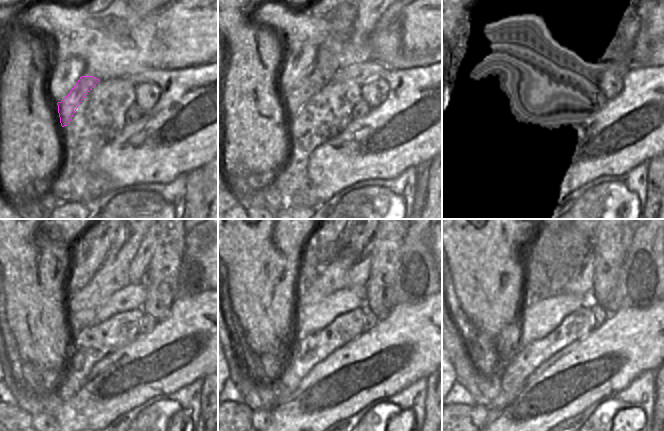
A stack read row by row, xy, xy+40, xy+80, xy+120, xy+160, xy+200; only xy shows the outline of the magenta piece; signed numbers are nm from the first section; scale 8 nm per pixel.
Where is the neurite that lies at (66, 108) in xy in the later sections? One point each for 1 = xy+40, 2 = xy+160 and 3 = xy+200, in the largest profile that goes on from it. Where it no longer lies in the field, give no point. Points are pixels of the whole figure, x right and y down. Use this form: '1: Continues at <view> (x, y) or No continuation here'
1: Continues at xy+40 (312, 83)
2: Continues at xy+160 (335, 276)
3: Continues at xy+200 (594, 239).

